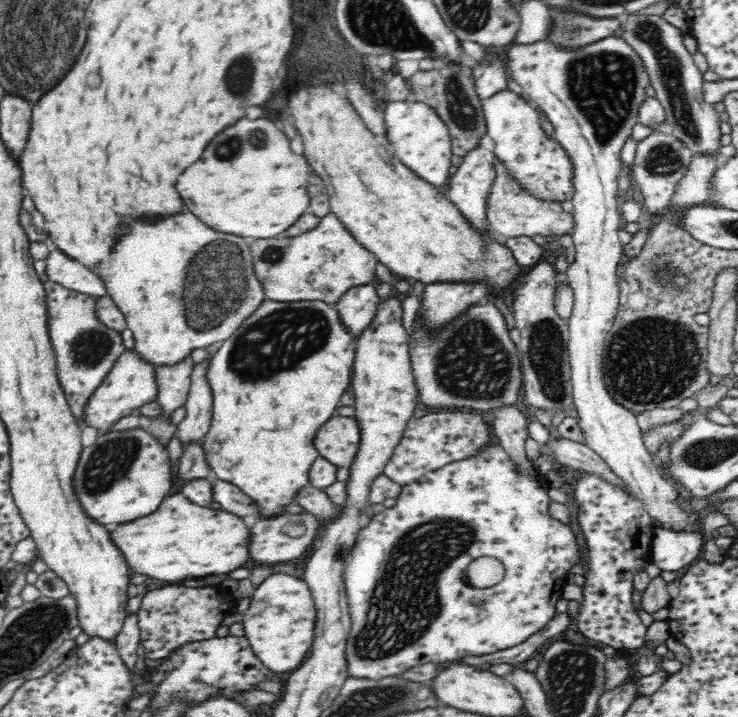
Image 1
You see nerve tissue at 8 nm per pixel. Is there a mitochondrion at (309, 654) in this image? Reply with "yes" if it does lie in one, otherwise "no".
no

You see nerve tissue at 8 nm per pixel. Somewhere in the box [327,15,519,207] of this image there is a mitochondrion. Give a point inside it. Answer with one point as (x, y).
(461, 111)

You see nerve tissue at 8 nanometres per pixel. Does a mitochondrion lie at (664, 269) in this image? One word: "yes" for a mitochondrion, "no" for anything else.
no

